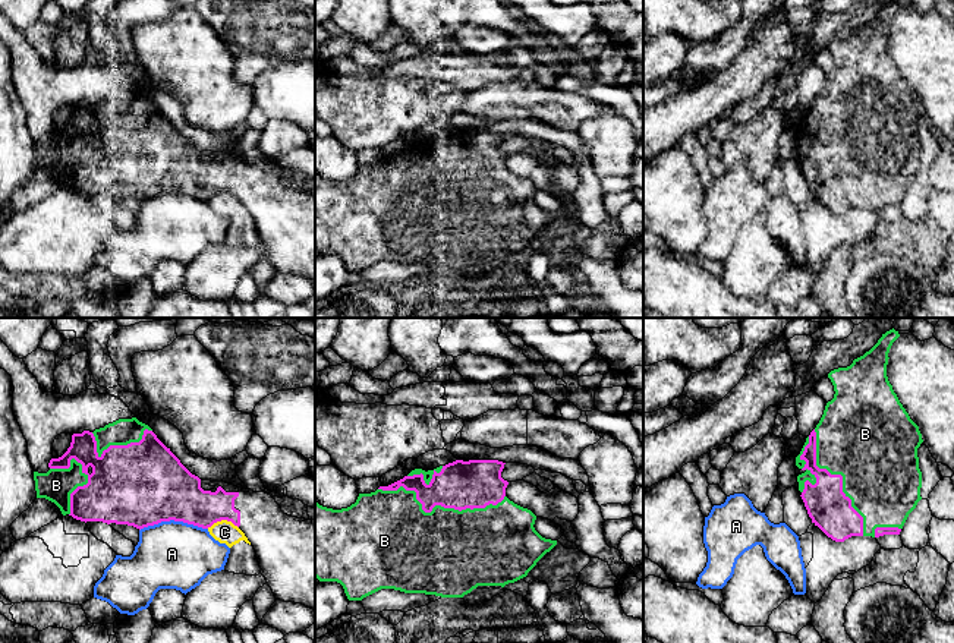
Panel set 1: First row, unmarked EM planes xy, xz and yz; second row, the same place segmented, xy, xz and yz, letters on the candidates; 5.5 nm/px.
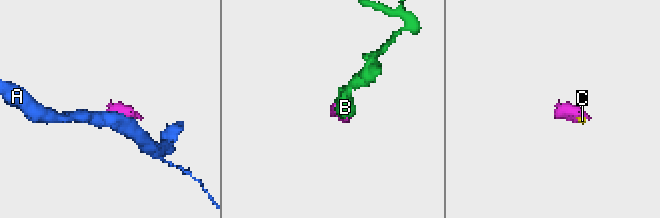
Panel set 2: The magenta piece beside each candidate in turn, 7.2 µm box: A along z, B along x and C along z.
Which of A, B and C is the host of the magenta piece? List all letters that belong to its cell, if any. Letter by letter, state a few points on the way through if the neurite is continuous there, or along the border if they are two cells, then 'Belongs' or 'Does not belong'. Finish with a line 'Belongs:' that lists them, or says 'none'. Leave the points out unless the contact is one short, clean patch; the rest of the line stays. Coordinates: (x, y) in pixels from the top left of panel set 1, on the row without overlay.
A: Does not belong
B: Belongs
C: Does not belong
Belongs: B

